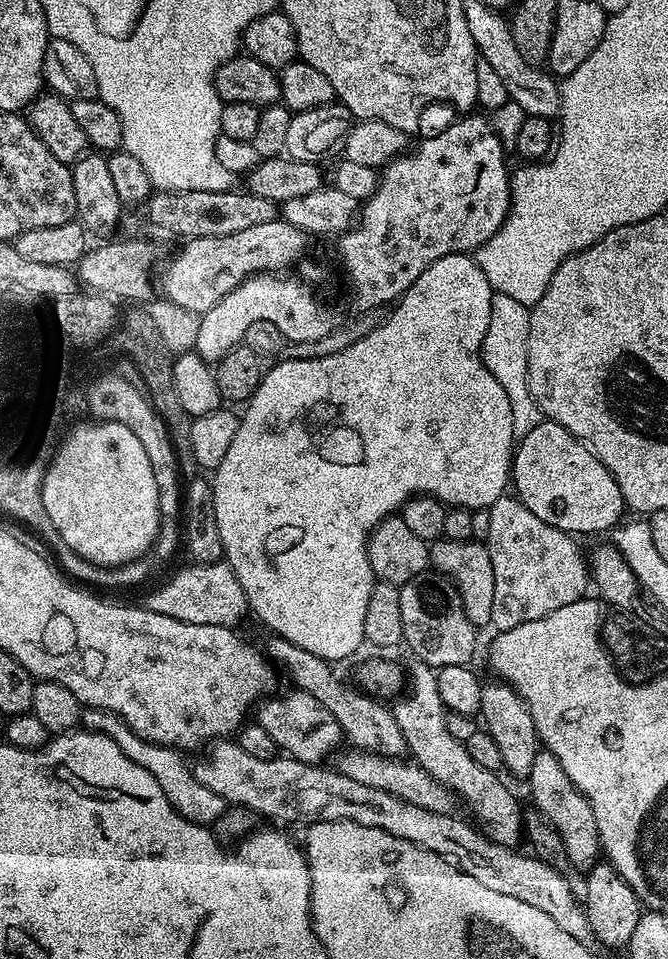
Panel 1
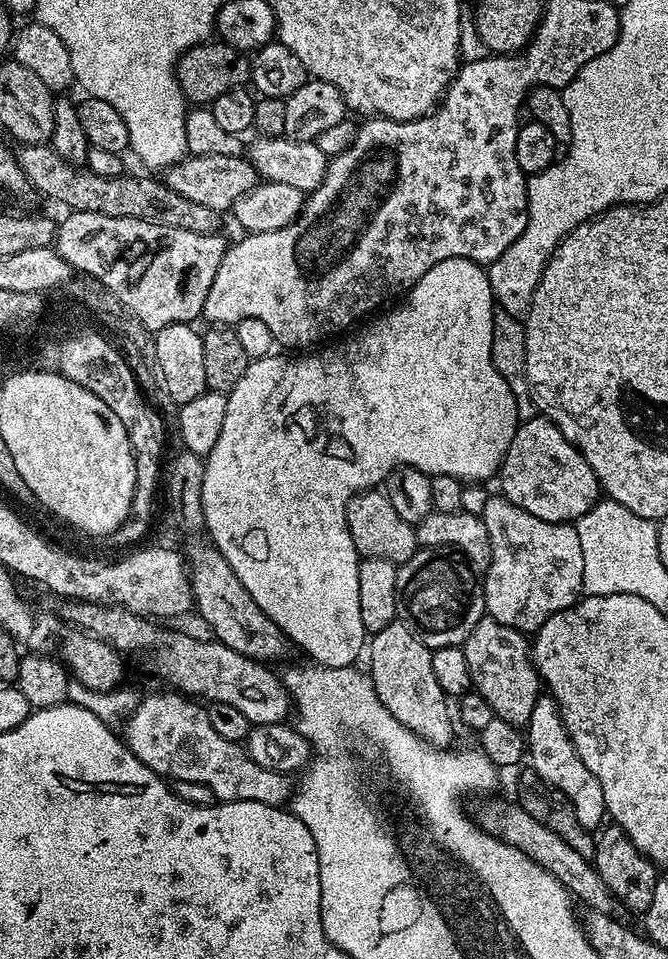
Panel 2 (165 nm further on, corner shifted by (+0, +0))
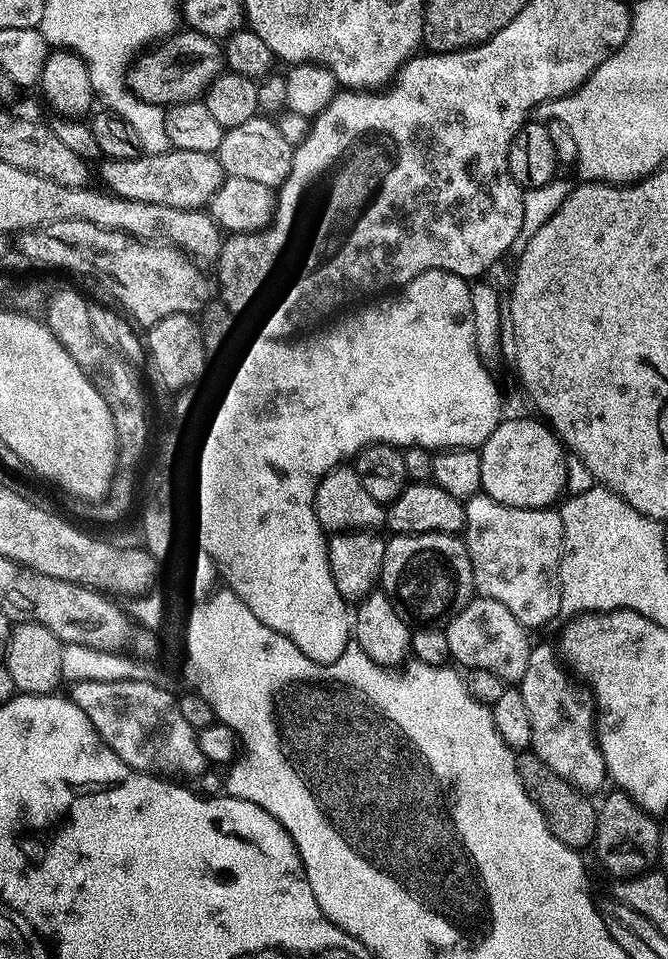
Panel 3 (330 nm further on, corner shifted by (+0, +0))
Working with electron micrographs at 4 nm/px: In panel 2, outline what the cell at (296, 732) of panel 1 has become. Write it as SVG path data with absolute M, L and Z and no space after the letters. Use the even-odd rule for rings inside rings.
M72 602L67 606L69 608L62 612L62 616L69 625L106 642L125 657L133 656L146 671L157 672L168 683L165 685L175 691L204 702L226 702L226 706L235 706L246 714L253 726L279 724L289 719L292 698L284 687L283 679L279 675L274 676L267 663L246 658L246 654L230 650L230 646L215 638L199 640L172 628L159 628L155 619L116 608L113 604Z

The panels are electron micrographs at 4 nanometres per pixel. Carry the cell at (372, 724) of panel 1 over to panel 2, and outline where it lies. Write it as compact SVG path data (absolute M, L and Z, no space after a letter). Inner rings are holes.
M211 543L192 544L186 551L187 561L193 566L193 599L194 608L202 619L208 623L213 637L220 643L230 646L230 650L238 650L238 654L246 654L246 658L261 662L280 660L290 649L290 641L280 627L250 598L250 590L238 582L238 574L226 562L219 548Z

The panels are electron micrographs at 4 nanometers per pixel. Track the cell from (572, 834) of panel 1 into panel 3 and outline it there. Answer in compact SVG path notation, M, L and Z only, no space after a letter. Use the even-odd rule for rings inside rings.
M536 642L532 646L530 662L526 662L526 674L522 674L518 687L534 730L531 751L579 792L593 794L603 786L604 780L606 784L609 774L598 739L596 701L589 685L581 683L564 669L554 645Z

